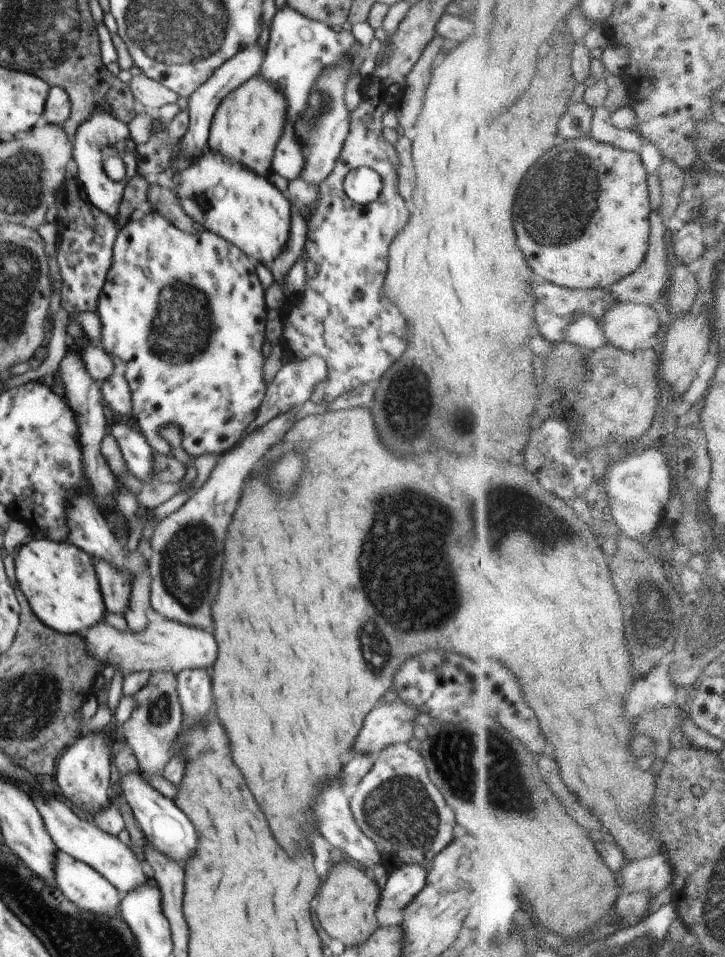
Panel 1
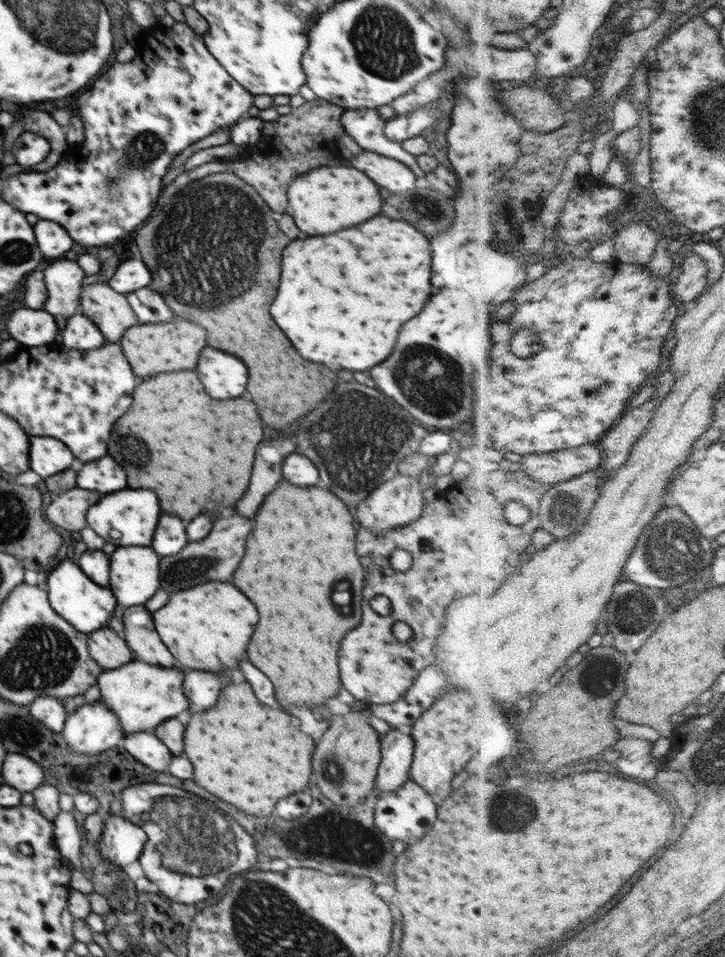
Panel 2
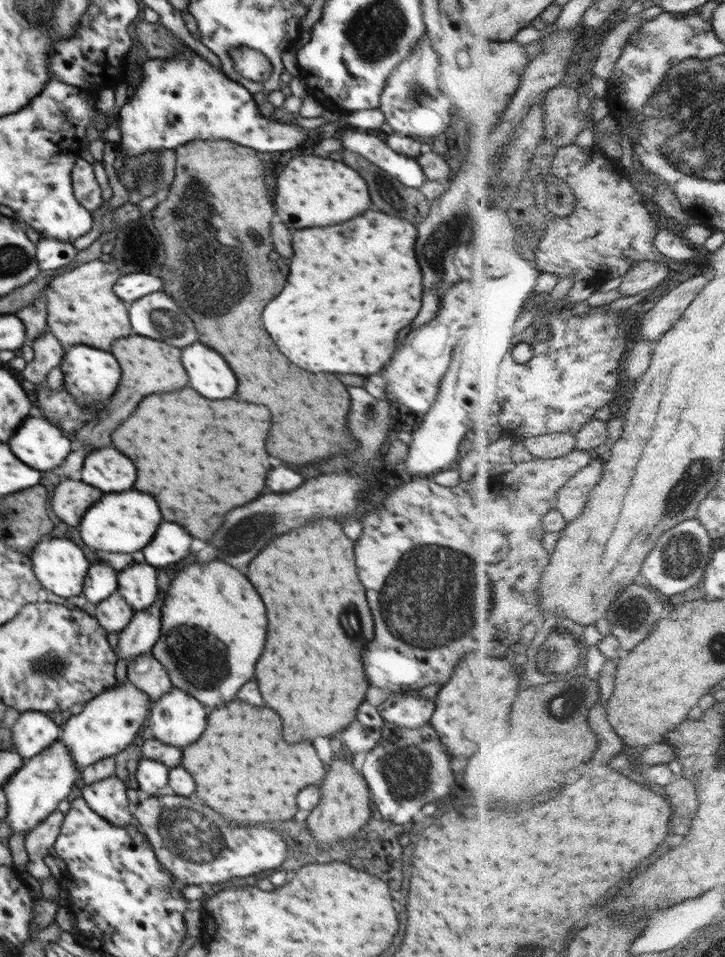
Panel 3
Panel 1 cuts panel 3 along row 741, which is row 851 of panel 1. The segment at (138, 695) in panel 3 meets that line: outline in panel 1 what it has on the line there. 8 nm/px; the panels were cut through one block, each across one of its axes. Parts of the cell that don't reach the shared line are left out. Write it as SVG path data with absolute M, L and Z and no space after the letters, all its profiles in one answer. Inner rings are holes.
M36 798L33 803L42 818L48 835L52 838L58 851L68 853L75 860L81 861L89 868L96 870L105 880L108 880L119 894L128 894L146 885L151 879L151 873L145 862L135 858L130 846L126 846L117 836L100 831L91 820L78 818L66 805L54 798Z

